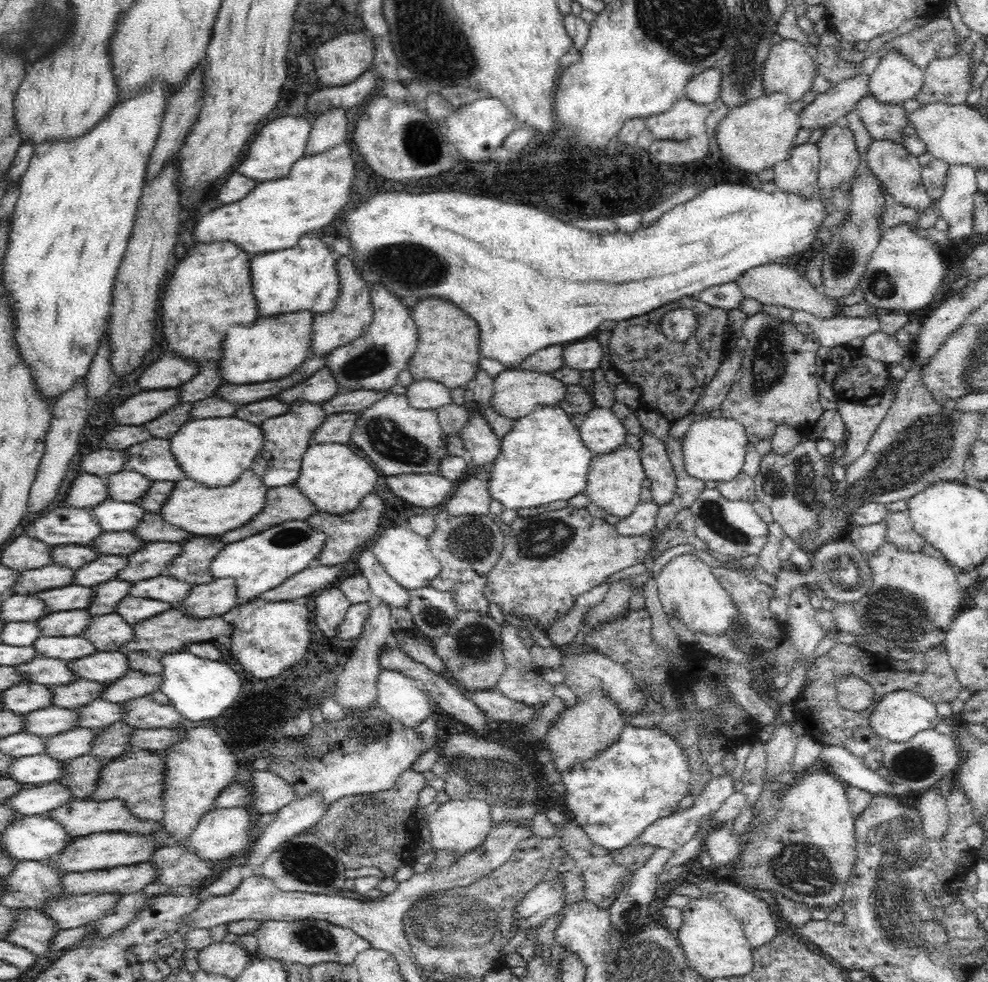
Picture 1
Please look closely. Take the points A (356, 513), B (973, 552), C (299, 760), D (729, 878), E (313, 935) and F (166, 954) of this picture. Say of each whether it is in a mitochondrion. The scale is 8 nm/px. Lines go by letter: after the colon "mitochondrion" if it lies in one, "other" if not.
A: other
B: other
C: mitochondrion
D: other
E: mitochondrion
F: other

